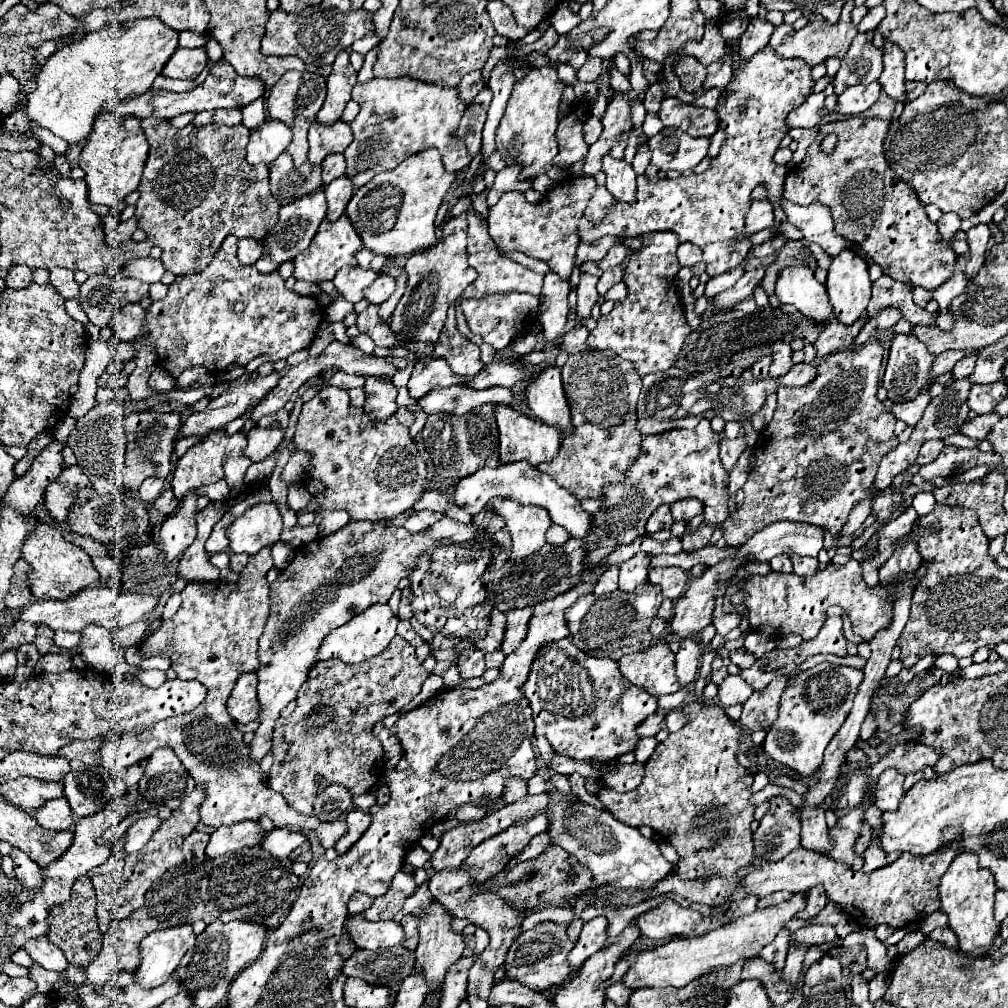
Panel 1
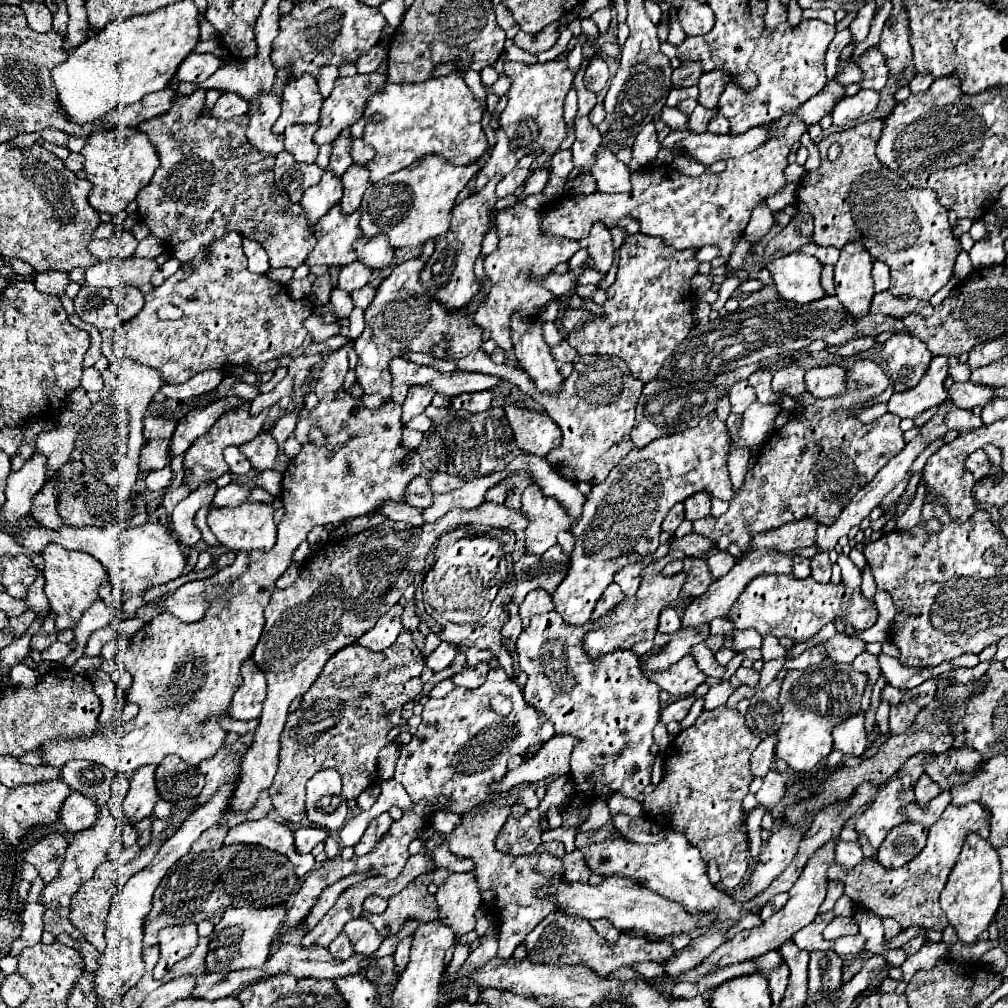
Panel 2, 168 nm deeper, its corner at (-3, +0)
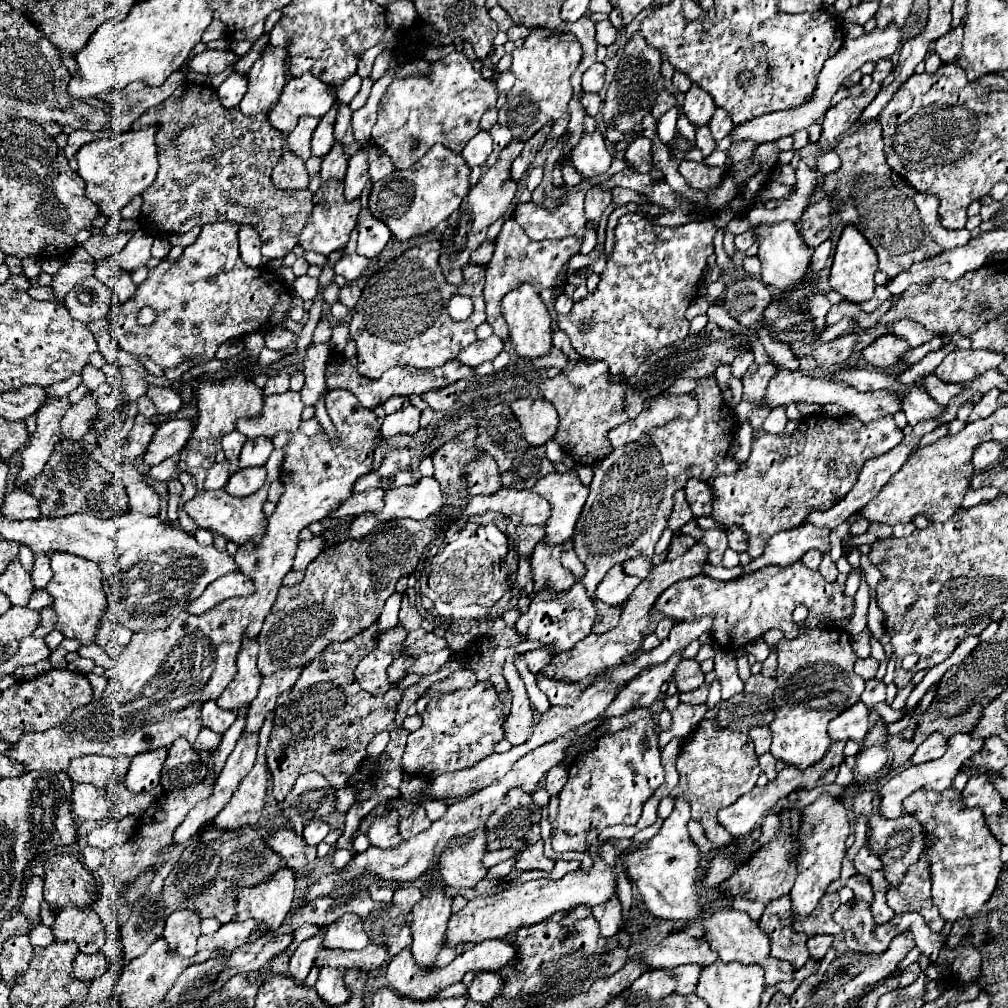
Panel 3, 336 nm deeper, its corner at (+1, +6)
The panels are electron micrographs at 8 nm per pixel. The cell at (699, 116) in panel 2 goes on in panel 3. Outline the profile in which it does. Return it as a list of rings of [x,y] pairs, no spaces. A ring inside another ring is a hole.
[[[696,127],[696,147],[702,151],[704,159],[716,149],[716,139],[712,137],[708,127]]]

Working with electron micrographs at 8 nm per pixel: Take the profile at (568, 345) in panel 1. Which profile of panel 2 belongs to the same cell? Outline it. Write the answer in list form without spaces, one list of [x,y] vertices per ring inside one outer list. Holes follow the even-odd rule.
[[[564,339],[562,343],[558,343],[558,345],[554,345],[554,347],[550,347],[550,351],[552,351],[552,355],[554,355],[554,359],[558,359],[558,361],[574,361],[574,357],[578,355],[576,353],[576,349],[568,343],[568,339]]]

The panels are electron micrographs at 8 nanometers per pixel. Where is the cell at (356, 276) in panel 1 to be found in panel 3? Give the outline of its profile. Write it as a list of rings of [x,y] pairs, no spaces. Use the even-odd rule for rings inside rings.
[[[354,253],[354,255],[344,255],[336,265],[334,265],[334,271],[336,275],[342,275],[346,281],[354,281],[356,277],[362,275],[362,271],[366,269],[368,265],[368,259]]]

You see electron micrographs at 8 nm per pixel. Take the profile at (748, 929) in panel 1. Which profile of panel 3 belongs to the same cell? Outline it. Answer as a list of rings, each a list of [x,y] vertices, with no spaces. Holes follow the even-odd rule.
[[[822,793],[812,805],[802,811],[802,825],[800,825],[800,849],[796,859],[798,877],[790,891],[792,899],[792,915],[808,915],[818,905],[820,897],[826,893],[826,887],[840,875],[840,863],[846,853],[846,839],[852,833],[850,817],[844,803],[830,793]]]

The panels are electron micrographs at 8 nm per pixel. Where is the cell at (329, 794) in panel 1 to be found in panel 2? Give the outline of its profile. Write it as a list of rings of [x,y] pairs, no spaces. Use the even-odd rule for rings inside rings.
[[[320,769],[306,783],[306,789],[308,821],[328,831],[342,829],[348,817],[348,805],[342,795],[340,775],[334,769]]]

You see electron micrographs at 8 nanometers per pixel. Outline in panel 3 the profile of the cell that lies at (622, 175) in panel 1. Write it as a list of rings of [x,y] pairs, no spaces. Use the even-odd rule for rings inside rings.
[[[594,131],[590,135],[584,135],[580,143],[572,149],[572,165],[580,175],[584,177],[596,177],[608,171],[612,163],[612,155],[606,147],[606,141],[600,131]]]

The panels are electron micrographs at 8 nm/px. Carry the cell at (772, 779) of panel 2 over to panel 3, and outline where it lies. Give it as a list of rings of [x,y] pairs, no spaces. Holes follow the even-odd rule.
[[[764,753],[764,755],[760,757],[760,769],[768,775],[768,779],[774,779],[774,777],[776,777],[774,765],[776,765],[776,759],[774,759],[770,753]]]

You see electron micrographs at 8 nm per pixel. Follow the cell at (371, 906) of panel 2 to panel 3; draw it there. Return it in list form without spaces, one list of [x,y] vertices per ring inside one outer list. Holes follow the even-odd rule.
[[[372,883],[372,885],[368,887],[368,893],[370,893],[372,899],[384,901],[384,903],[392,901],[392,895],[394,895],[394,891],[392,891],[388,885],[378,885],[378,883]]]

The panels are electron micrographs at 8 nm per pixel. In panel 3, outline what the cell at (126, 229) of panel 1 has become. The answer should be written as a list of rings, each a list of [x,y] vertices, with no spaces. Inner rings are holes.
[[[120,231],[118,235],[110,237],[106,233],[100,233],[100,235],[92,235],[88,241],[84,241],[84,249],[96,259],[100,261],[102,257],[106,255],[116,255],[124,249],[124,245],[130,241],[132,237],[132,231]]]

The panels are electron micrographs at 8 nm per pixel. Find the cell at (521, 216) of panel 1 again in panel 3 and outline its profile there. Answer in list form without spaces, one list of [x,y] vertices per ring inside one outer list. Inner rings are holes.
[[[512,217],[504,223],[494,243],[492,261],[486,265],[486,287],[484,287],[486,315],[488,315],[486,321],[492,325],[496,337],[500,337],[502,341],[508,339],[508,325],[500,313],[502,297],[510,289],[516,289],[516,285],[520,283],[532,283],[536,289],[556,287],[558,273],[564,271],[564,265],[570,261],[570,257],[574,257],[580,251],[580,247],[582,247],[582,239],[578,239],[576,235],[566,239],[554,239],[554,241],[532,241]]]

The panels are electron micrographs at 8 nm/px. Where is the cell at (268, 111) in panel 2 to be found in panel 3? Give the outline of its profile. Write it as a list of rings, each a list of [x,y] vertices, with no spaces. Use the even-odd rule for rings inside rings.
[[[268,45],[262,57],[248,71],[248,91],[240,101],[240,111],[244,115],[268,113],[276,103],[284,83],[286,83],[286,59],[288,51],[284,47]]]

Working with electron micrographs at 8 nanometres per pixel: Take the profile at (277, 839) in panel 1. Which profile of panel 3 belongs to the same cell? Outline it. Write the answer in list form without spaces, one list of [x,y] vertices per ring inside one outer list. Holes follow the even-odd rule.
[[[312,821],[312,823],[308,823],[308,827],[304,829],[302,837],[306,839],[308,845],[318,845],[328,833],[330,833],[330,825],[328,825],[328,823],[324,823],[324,821]]]

